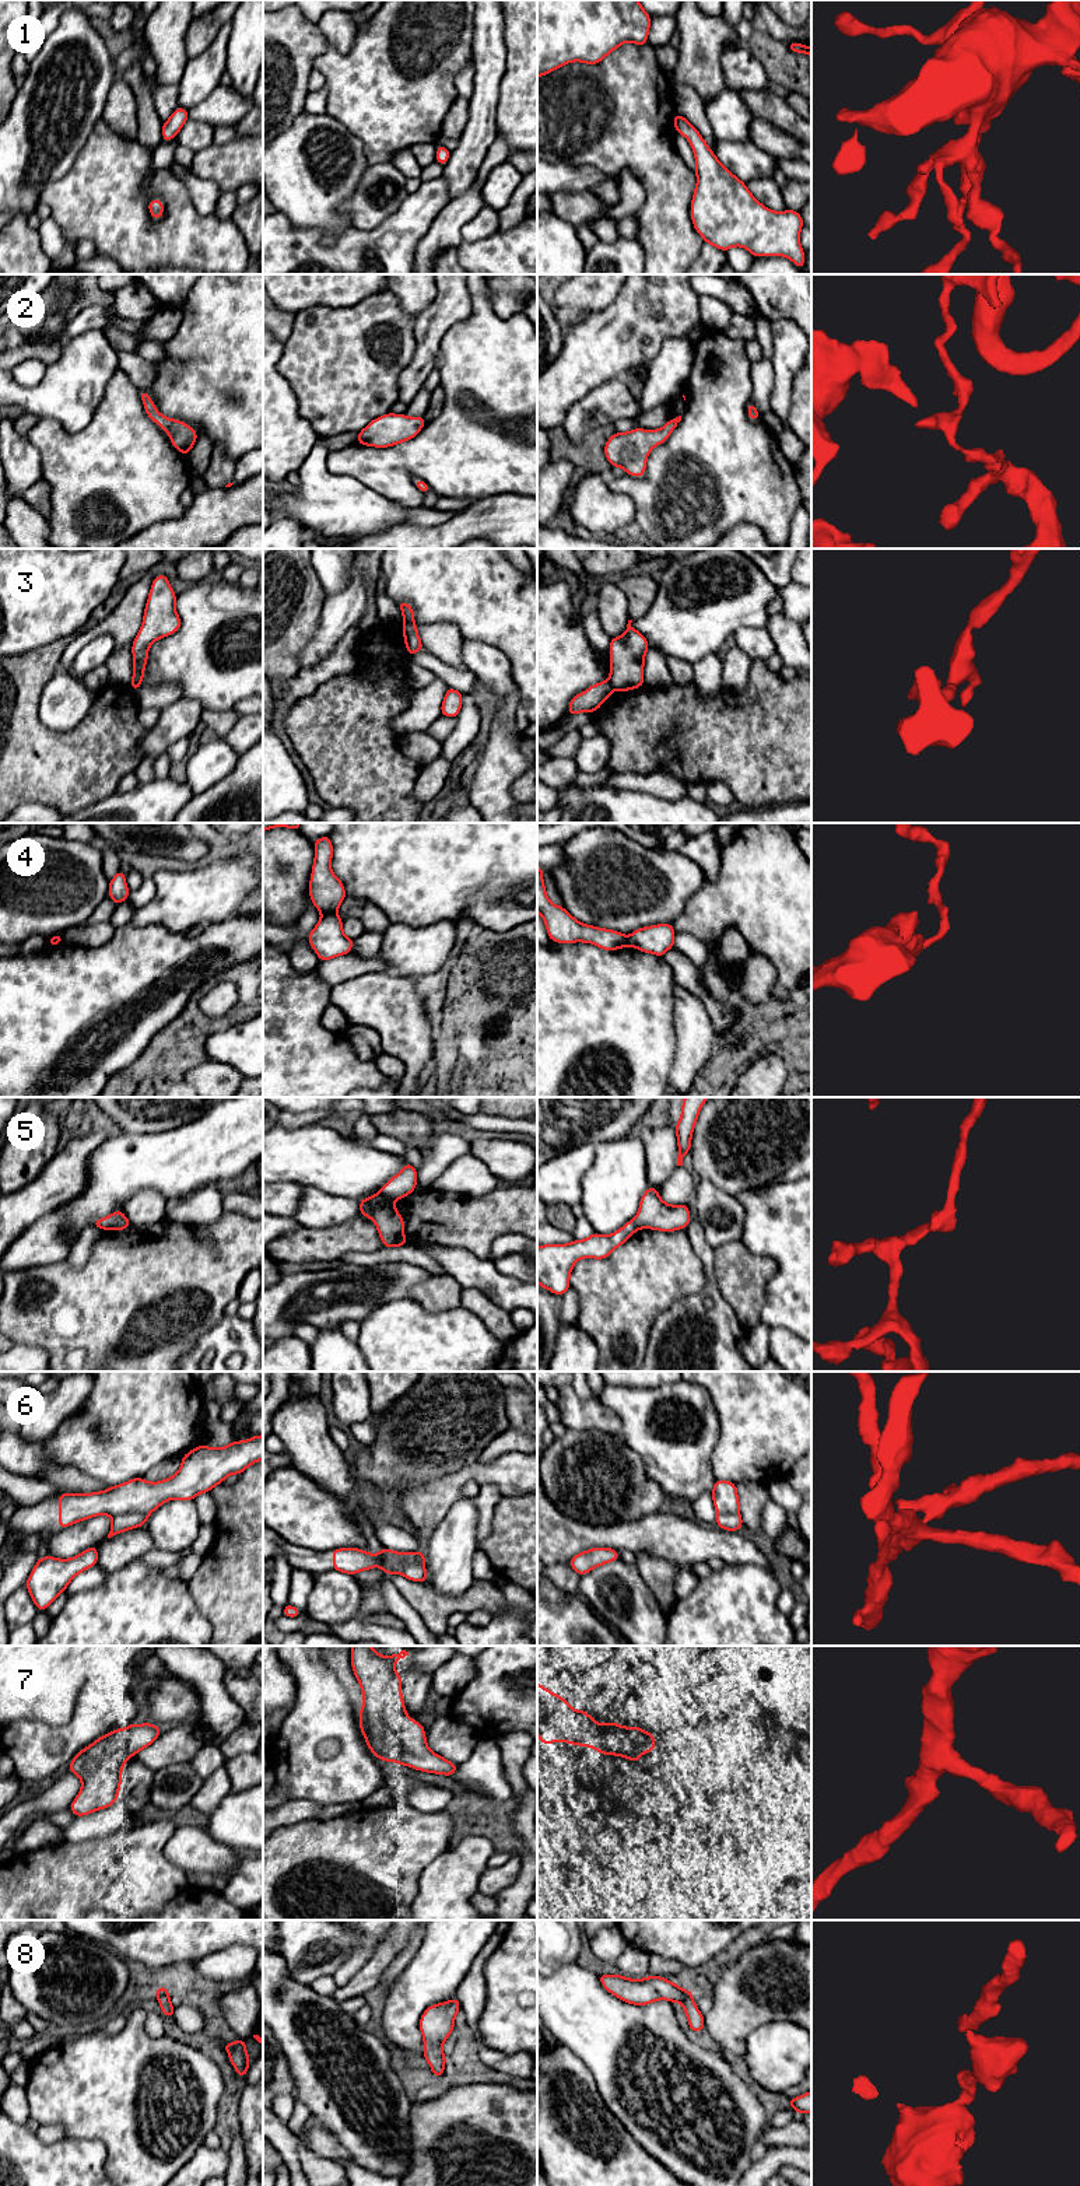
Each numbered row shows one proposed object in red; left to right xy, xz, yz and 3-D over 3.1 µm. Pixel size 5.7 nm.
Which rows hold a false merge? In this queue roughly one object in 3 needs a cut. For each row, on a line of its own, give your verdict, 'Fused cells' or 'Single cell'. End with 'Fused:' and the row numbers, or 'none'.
1: Single cell
2: Single cell
3: Fused cells
4: Fused cells
5: Fused cells
6: Fused cells
7: Single cell
8: Single cell
Fused: 3, 4, 5, 6

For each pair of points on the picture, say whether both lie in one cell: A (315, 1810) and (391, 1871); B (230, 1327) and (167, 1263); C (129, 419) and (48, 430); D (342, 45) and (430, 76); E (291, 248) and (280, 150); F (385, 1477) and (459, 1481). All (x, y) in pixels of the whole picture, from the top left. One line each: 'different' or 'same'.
A: different
B: different
C: same
D: different
E: different
F: different

